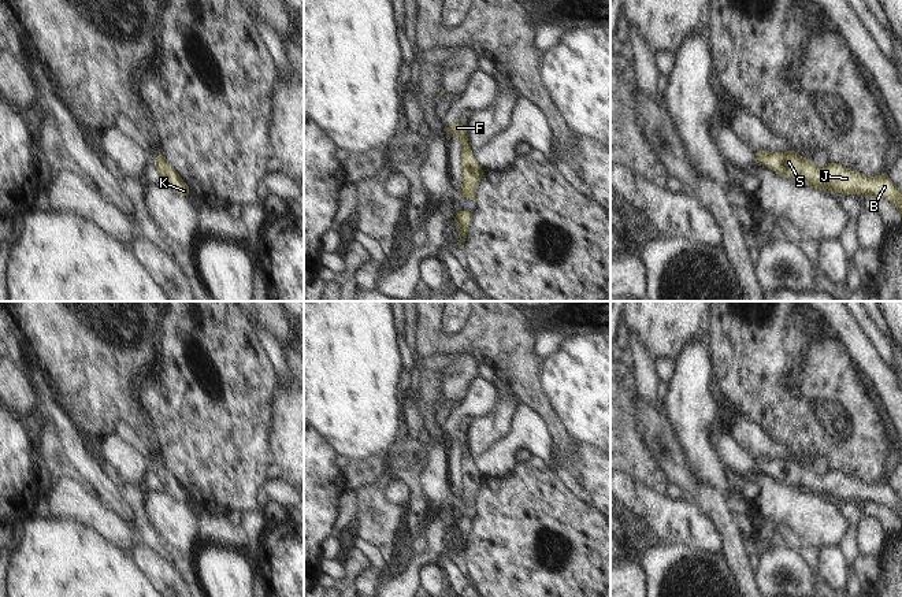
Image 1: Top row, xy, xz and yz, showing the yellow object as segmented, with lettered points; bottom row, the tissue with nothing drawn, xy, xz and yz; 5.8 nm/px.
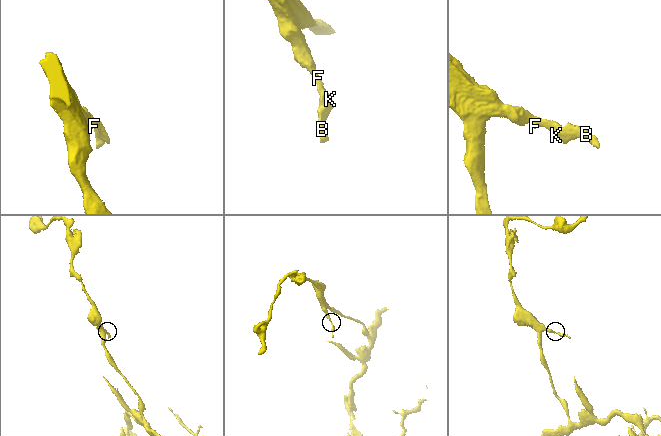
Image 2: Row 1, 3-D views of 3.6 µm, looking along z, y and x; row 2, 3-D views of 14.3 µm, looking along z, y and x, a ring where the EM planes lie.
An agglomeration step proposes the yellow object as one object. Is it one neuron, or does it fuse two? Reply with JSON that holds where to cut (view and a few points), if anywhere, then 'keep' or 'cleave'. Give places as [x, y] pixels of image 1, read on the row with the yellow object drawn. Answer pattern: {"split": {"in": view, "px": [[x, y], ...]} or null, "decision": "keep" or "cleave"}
{"split": null, "decision": "keep"}

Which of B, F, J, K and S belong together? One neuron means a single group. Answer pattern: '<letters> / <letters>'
B F J K S

